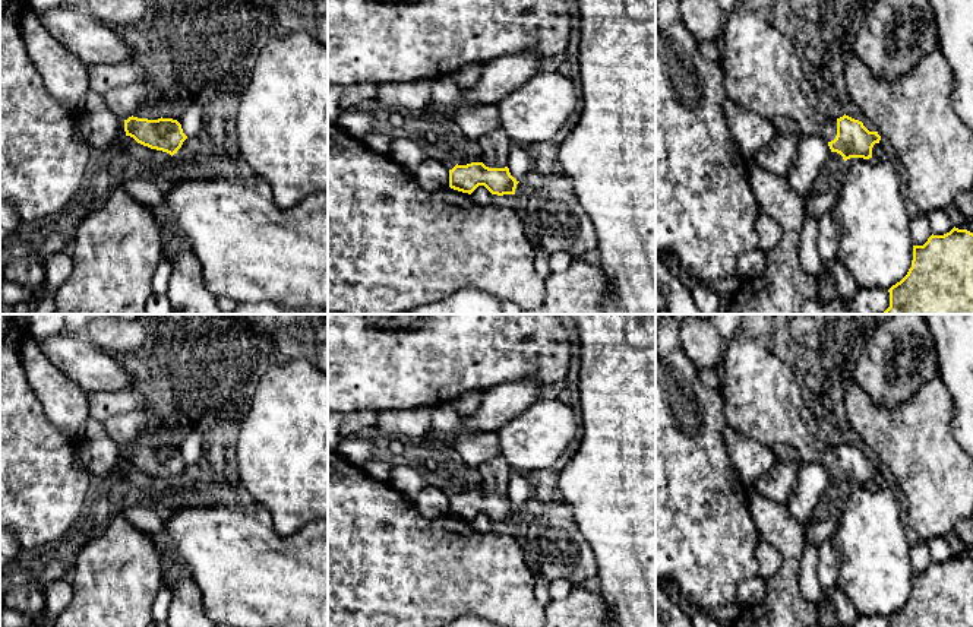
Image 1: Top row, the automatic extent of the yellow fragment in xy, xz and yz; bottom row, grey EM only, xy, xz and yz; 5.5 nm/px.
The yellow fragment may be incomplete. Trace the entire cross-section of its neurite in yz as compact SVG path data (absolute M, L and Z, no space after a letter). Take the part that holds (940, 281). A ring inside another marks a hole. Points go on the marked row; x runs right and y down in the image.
M953 228L944 235L931 235L923 246L913 246L912 267L890 289L890 307L882 314L973 314L973 232Z

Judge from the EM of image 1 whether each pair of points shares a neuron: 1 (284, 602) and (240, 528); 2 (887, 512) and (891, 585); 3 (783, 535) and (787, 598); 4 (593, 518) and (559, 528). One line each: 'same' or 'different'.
1: same
2: same
3: same
4: different

